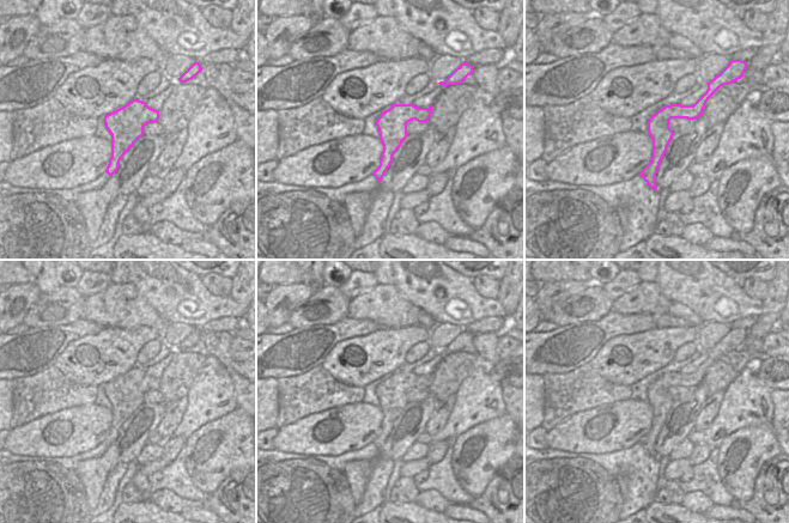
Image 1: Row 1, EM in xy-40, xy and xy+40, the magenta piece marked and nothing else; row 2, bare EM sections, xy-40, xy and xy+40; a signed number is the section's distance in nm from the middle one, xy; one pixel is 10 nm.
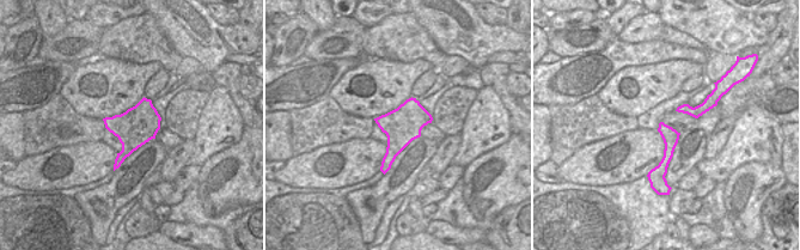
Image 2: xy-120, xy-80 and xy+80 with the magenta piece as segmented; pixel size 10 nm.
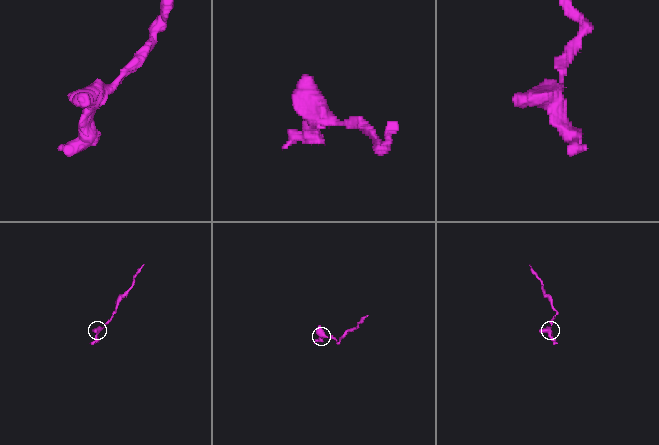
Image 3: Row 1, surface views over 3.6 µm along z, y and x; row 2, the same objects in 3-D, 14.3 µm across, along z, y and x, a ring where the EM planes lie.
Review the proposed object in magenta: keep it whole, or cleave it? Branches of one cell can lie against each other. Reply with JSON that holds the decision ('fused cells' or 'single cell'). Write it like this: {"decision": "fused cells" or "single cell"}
{"decision": "single cell"}

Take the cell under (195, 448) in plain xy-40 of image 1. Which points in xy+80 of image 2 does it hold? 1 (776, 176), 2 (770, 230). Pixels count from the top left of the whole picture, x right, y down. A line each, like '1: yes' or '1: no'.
1: yes
2: no

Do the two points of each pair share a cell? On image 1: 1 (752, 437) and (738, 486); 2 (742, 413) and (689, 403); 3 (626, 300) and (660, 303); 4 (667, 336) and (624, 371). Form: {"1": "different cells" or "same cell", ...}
{"1": "same cell", "2": "different cells", "3": "same cell", "4": "same cell"}

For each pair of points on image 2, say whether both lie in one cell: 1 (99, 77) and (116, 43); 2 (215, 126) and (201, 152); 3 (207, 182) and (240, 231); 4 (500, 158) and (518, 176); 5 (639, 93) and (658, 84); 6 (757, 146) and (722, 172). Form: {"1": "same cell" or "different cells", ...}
{"1": "different cells", "2": "same cell", "3": "different cells", "4": "same cell", "5": "same cell", "6": "same cell"}

